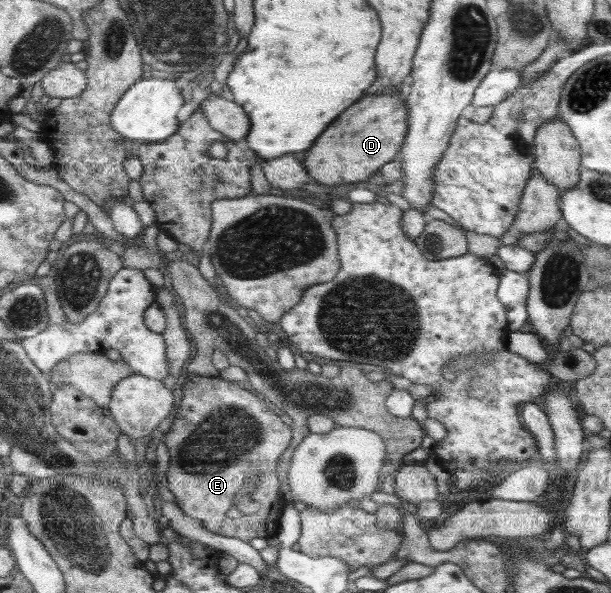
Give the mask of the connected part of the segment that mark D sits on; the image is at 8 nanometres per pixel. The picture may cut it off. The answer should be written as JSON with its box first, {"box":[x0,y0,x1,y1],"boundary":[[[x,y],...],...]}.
{"box":[300,90,407,187],"boundary":[[[396,90],[368,95],[345,109],[329,127],[315,139],[305,153],[300,154],[303,167],[311,179],[325,187],[338,187],[367,181],[379,174],[380,167],[395,159],[407,135],[407,109]]]}

